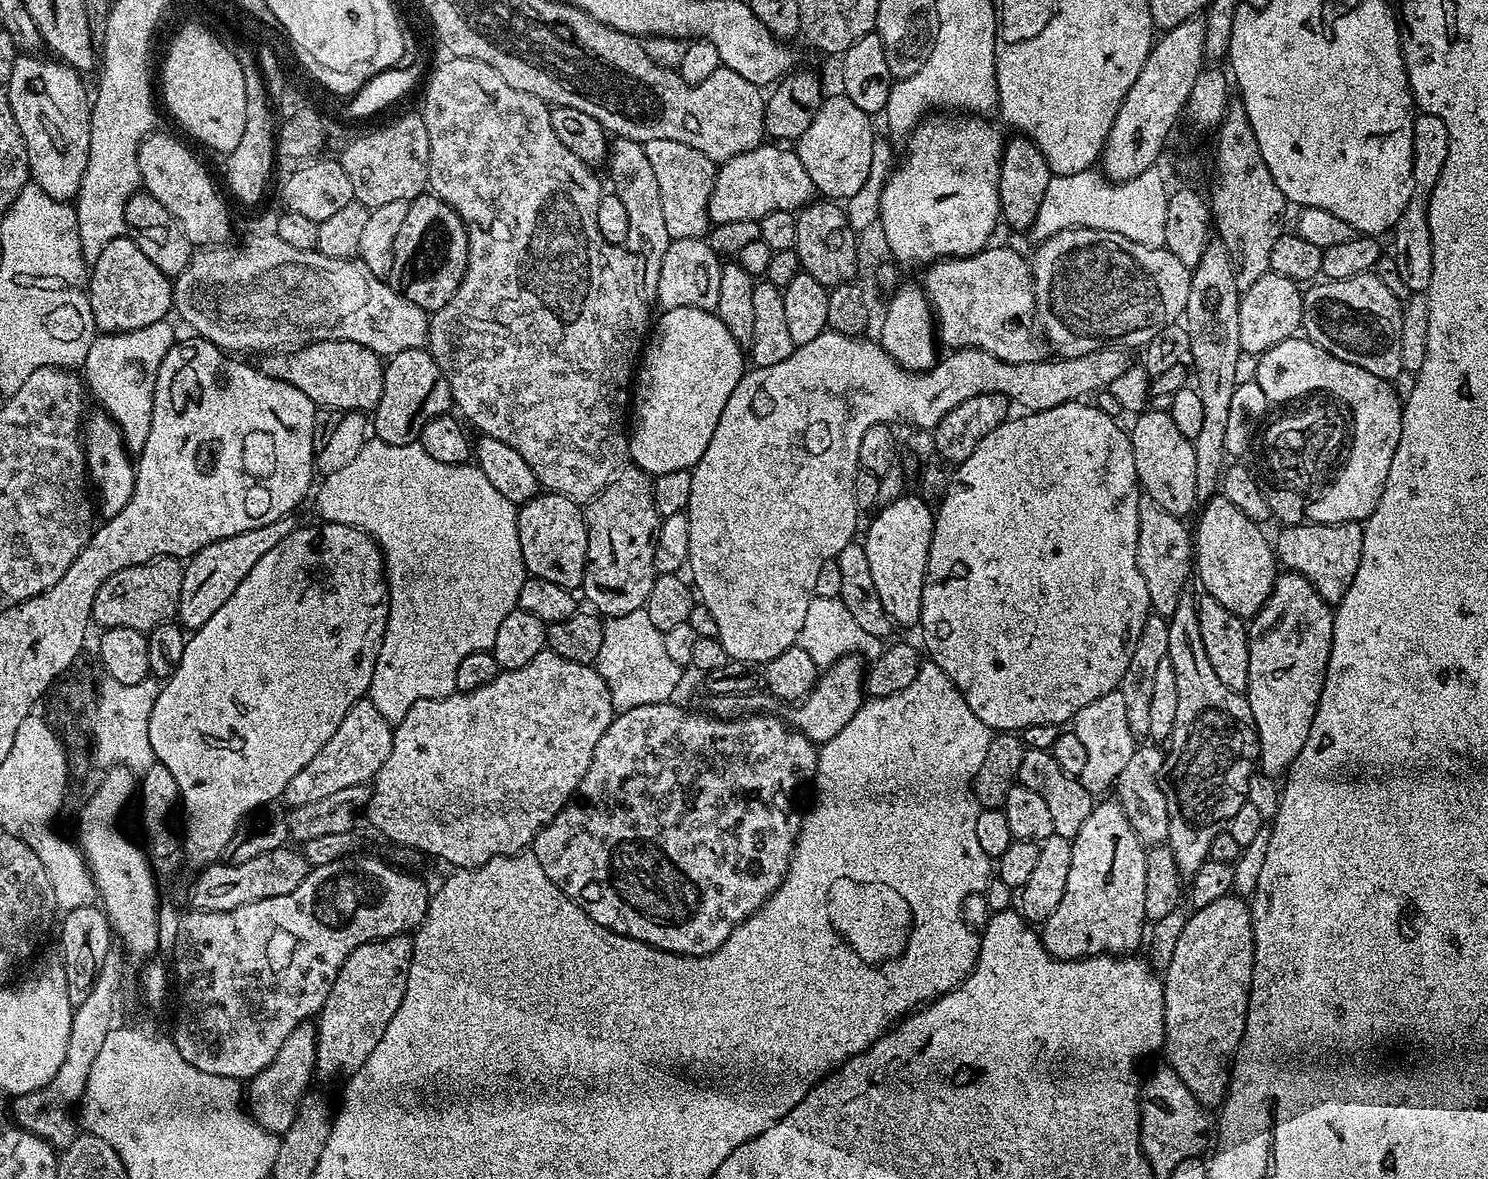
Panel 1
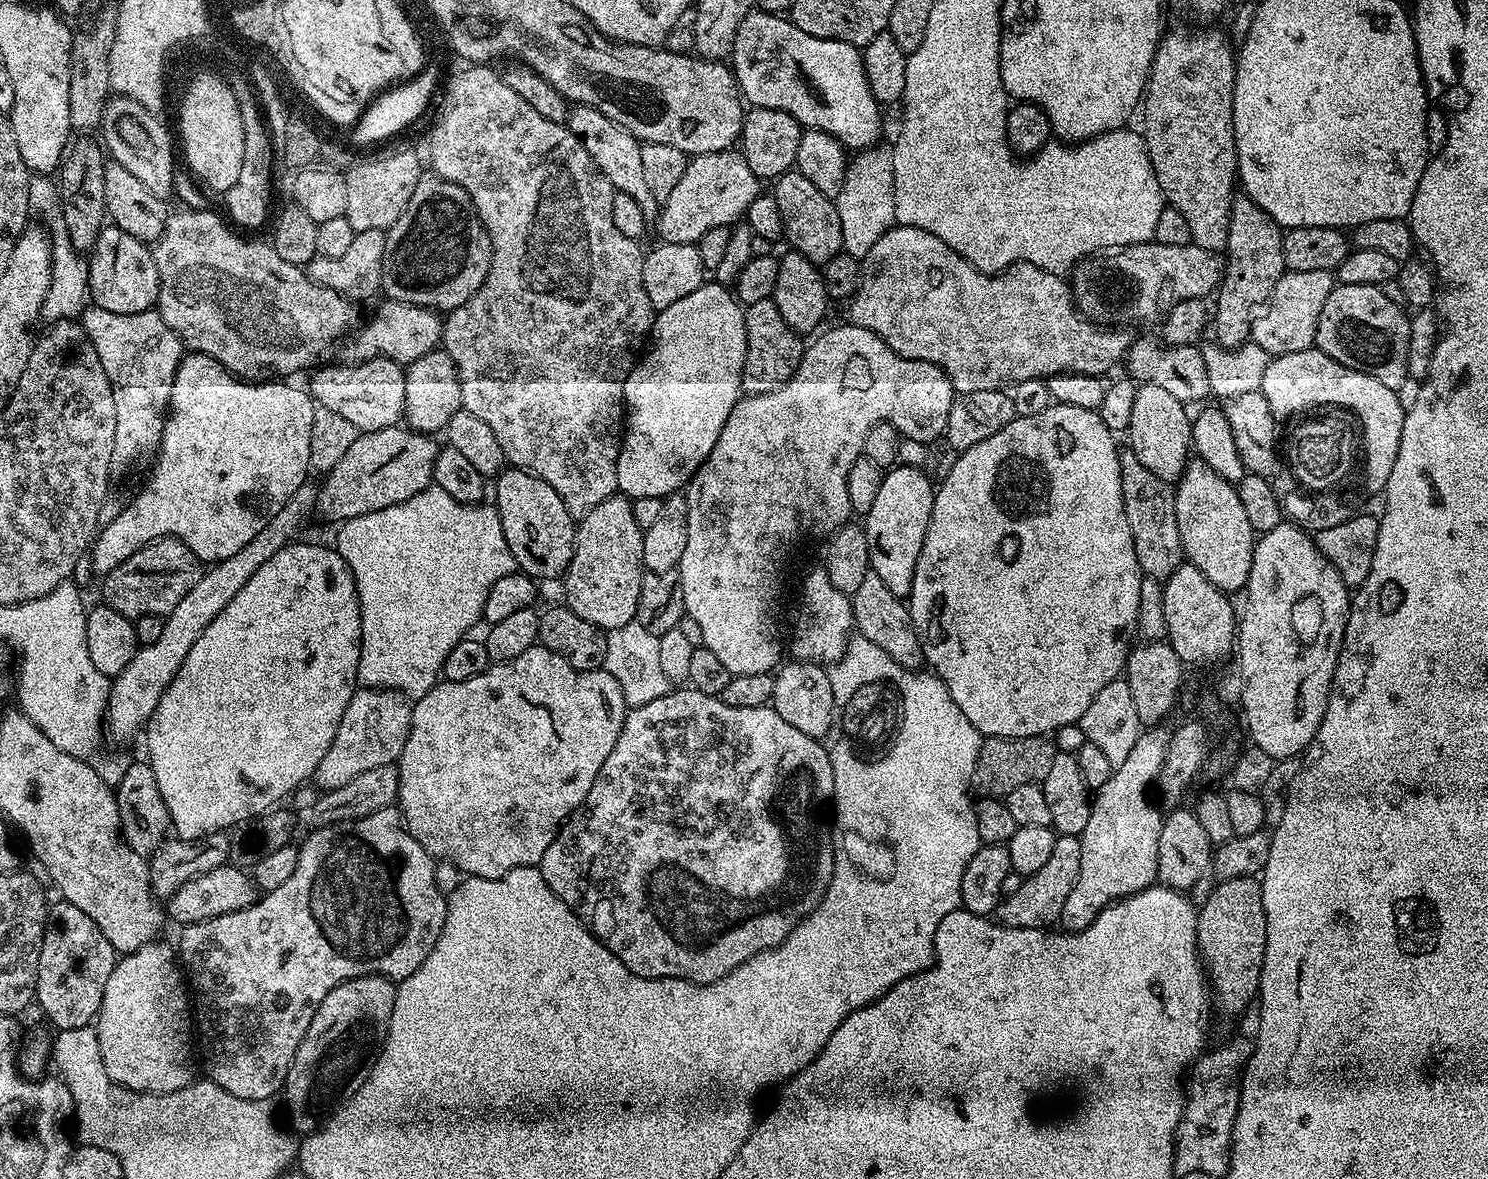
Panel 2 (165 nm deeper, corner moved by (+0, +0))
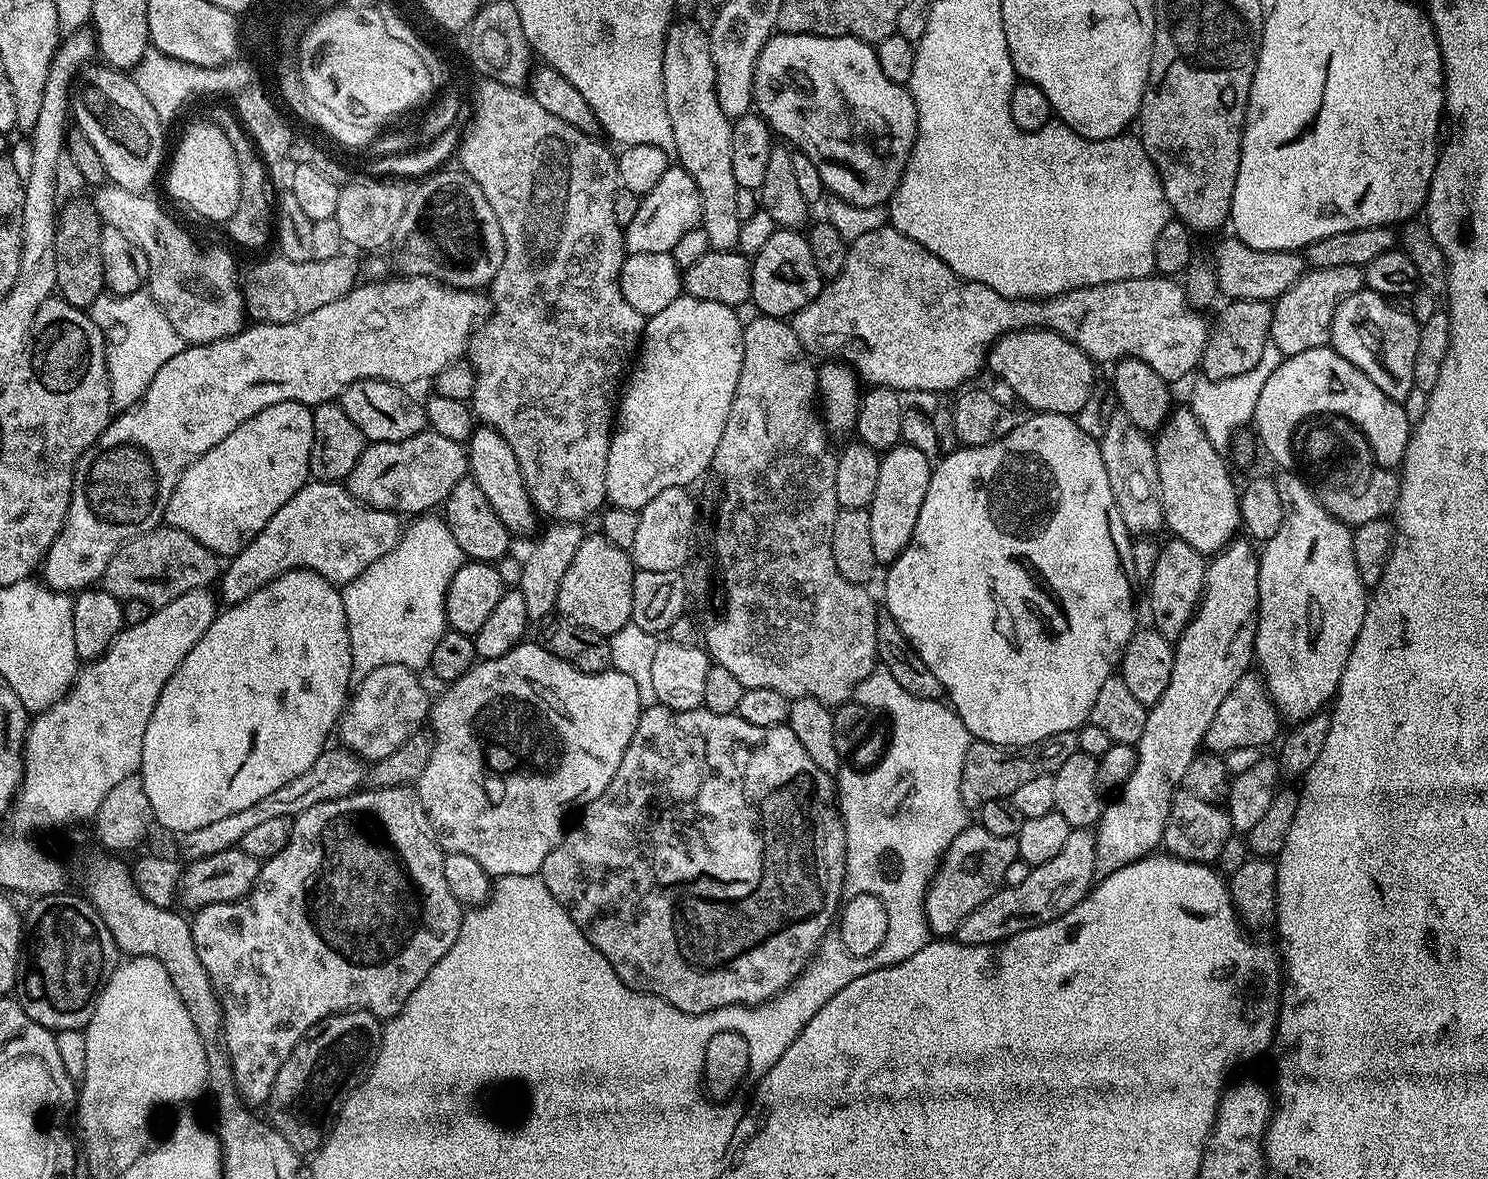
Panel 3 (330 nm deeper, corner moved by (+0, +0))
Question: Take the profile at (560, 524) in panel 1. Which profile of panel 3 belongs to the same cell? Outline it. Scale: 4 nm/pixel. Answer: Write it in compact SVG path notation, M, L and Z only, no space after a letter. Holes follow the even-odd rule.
M476 426L473 427L472 434L466 441L466 451L470 478L476 483L478 490L482 490L482 494L486 494L486 502L490 502L490 506L494 506L494 514L498 514L498 518L502 518L509 533L516 535L517 532L520 536L530 535L529 537L531 537L537 531L538 513L526 490L526 482L522 478L518 458L514 458L514 450L510 450L506 438L502 438L502 434L498 434L492 428Z

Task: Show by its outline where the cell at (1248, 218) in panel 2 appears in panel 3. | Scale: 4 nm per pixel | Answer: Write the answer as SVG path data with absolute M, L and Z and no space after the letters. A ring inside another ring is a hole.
M1233 300L1219 309L1220 317L1211 325L1206 342L1204 357L1200 360L1199 371L1209 380L1238 378L1251 370L1272 335L1272 304L1267 300Z

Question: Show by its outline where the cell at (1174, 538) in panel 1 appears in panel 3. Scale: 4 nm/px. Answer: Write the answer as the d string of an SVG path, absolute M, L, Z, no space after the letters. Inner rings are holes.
M1116 411L1106 425L1106 434L1102 434L1100 449L1102 462L1106 465L1106 478L1110 478L1110 490L1122 514L1122 522L1133 537L1139 538L1156 534L1159 528L1165 527L1162 494L1158 482L1158 458L1153 437L1144 432L1126 413Z

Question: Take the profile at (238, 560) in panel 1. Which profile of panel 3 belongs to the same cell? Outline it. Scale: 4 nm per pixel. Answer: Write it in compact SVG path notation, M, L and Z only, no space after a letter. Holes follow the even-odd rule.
M425 430L398 442L372 442L350 470L348 493L362 504L397 514L428 514L439 509L454 486L469 475L464 444Z

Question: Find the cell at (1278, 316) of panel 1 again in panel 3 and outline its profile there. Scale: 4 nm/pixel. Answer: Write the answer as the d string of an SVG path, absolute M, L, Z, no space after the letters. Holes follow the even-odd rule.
M1358 266L1312 268L1272 304L1272 335L1270 343L1278 346L1281 357L1302 354L1302 350L1323 348L1331 341L1332 323L1338 306L1350 294L1365 287L1364 269Z

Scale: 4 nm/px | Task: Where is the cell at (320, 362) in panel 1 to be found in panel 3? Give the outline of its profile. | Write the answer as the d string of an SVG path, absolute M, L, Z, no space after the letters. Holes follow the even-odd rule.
M359 380L341 391L338 403L346 418L358 426L368 442L398 442L425 431L426 408L411 396L407 387L385 380Z

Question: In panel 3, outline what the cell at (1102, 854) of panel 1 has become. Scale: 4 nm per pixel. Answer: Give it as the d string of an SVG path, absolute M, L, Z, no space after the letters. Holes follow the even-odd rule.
M1233 539L1222 551L1207 561L1204 595L1201 596L1200 605L1192 613L1184 632L1174 644L1174 670L1170 674L1170 686L1166 686L1166 694L1162 694L1162 698L1158 698L1158 702L1148 708L1146 730L1142 730L1142 738L1134 746L1136 765L1130 778L1124 783L1123 788L1119 789L1115 797L1117 800L1113 804L1103 805L1100 822L1094 828L1096 870L1101 877L1109 876L1114 870L1144 856L1153 855L1161 847L1172 798L1177 795L1178 785L1184 779L1186 766L1190 766L1192 759L1201 751L1210 722L1214 722L1214 714L1218 714L1218 706L1222 706L1224 699L1232 693L1238 678L1245 676L1251 669L1248 667L1253 667L1260 605L1260 558L1257 549L1252 549L1253 545L1247 539L1240 539Z

